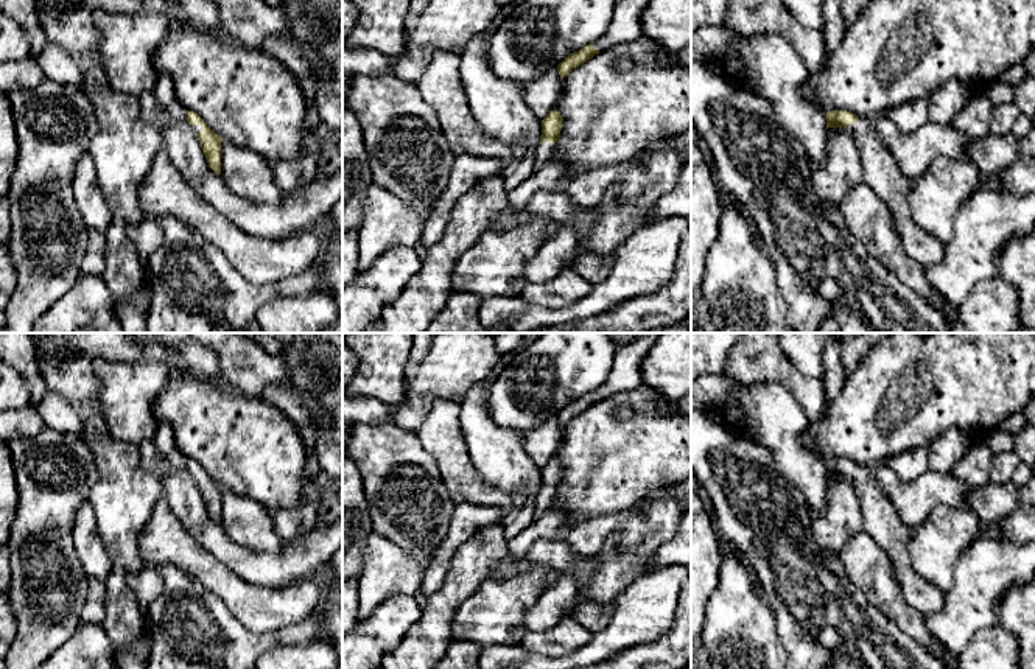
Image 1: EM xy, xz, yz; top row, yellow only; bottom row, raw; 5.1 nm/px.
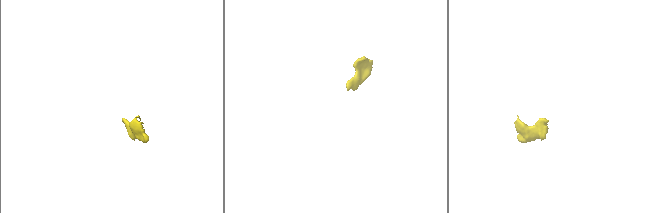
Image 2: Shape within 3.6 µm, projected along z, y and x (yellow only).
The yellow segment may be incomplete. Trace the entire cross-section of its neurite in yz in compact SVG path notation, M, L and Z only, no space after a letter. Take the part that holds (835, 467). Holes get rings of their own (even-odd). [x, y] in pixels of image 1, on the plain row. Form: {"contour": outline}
{"contour": "M828 459L828 476L847 476L854 485L864 527L890 557L906 601L921 616L940 610L945 593L915 573L909 557L909 543L914 531L900 520L895 507L879 487L873 468L859 467L847 459Z"}

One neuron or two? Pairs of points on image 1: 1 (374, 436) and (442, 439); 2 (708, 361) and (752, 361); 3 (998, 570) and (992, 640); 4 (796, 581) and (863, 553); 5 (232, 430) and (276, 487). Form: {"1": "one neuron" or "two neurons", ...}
{"1": "two neurons", "2": "two neurons", "3": "two neurons", "4": "two neurons", "5": "one neuron"}

